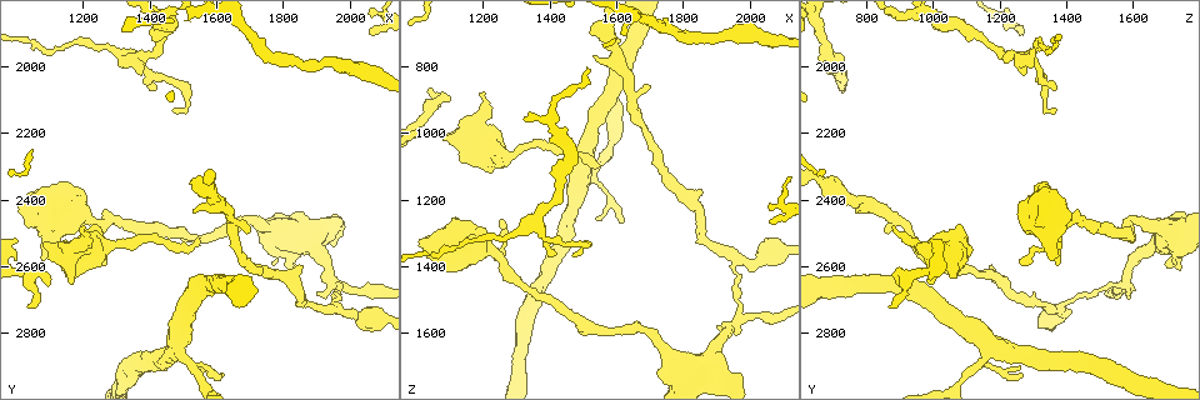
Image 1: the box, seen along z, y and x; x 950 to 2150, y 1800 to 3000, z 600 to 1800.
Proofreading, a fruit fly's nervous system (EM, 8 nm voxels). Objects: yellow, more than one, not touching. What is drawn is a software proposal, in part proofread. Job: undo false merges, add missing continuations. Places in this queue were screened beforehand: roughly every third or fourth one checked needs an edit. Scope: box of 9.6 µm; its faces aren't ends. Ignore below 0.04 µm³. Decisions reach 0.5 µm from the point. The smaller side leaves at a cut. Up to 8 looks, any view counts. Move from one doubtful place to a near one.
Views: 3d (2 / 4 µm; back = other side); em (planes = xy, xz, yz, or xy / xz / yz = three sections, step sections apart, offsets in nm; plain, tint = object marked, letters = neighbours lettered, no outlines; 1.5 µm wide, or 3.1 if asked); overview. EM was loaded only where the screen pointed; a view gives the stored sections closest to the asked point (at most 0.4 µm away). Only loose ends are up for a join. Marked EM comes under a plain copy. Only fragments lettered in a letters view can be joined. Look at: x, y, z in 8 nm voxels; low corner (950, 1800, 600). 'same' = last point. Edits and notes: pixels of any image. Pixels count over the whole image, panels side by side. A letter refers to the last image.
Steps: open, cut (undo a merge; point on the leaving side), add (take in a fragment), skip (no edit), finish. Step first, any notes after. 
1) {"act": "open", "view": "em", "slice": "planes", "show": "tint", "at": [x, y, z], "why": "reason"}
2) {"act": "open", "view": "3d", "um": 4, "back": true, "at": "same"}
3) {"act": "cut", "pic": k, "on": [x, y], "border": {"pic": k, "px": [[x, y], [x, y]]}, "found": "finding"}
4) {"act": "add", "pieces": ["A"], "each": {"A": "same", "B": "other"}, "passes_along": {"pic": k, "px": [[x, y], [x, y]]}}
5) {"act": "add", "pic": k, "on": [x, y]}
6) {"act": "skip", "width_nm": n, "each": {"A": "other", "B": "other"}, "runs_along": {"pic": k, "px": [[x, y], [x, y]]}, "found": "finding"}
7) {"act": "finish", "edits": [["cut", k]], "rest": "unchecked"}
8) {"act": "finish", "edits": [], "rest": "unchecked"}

{"act": "open", "view": "em", "slice": "planes", "show": "letters", "at": [1540, 2520, 1100], "why": "long arm stops here"}

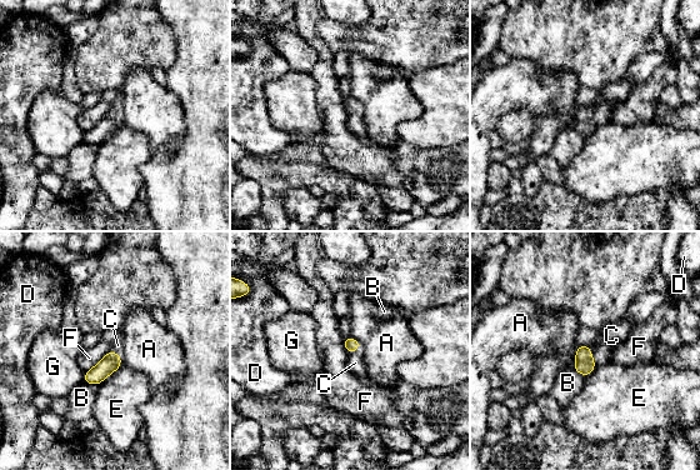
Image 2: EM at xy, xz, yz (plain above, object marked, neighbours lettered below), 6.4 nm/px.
{"act": "add", "pic": 2, "on": [611, 335], "width_nm": 90, "each": {"A": "other", "B": "other", "C": "same", "D": "other", "E": "other", "F": "other", "G": "other"}, "found": "the cell continues"}

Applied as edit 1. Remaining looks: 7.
{"act": "open", "view": "em", "slice": "yz", "step": 4, "show": "letters", "at": [1190, 2480, 880], "why": "branch stops here"}

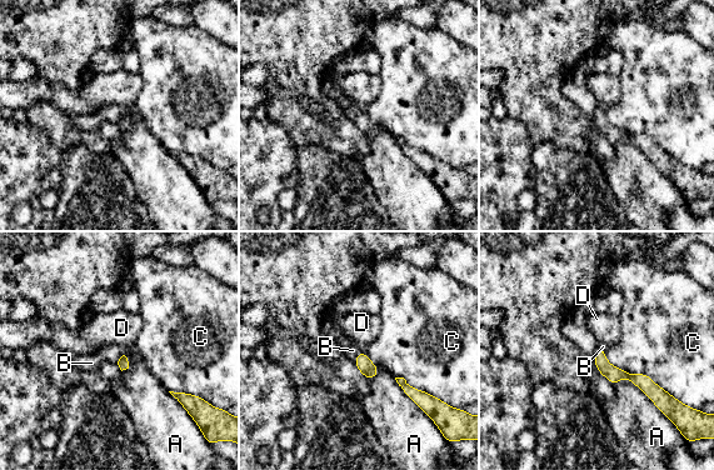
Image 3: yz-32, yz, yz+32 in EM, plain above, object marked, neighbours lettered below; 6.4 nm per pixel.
{"act": "open", "view": "em", "slice": "planes", "show": "letters", "at": "same"}

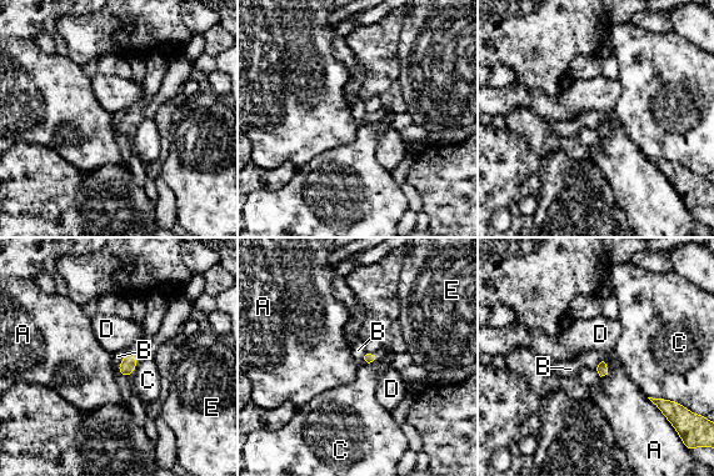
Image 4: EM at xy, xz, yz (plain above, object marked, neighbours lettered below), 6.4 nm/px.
{"act": "skip", "each": {"A": "other", "B": "other", "C": "other", "D": "other", "E": "other"}, "border": {"pic": 4, "px": [[128, 352], [116, 369]]}, "found": "none of them fits"}

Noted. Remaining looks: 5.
{"act": "open", "view": "em", "slice": "yz", "step": 4, "show": "tint", "at": [1420, 2070, 1350]}

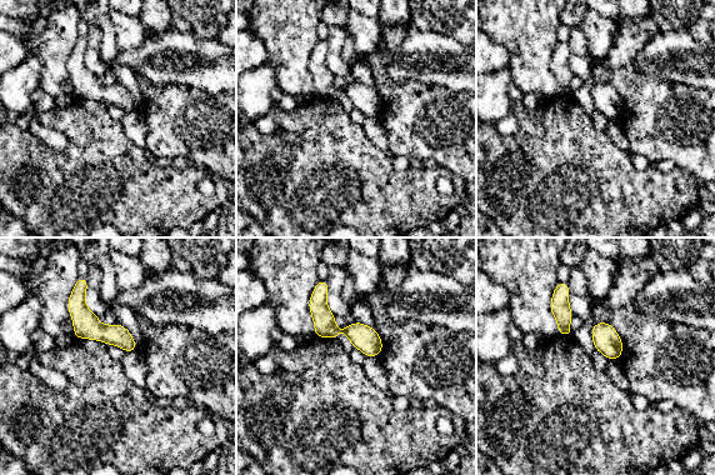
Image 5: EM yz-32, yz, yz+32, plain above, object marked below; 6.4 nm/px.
{"act": "open", "view": "em", "slice": "yz", "step": 4, "show": "letters", "at": "same"}

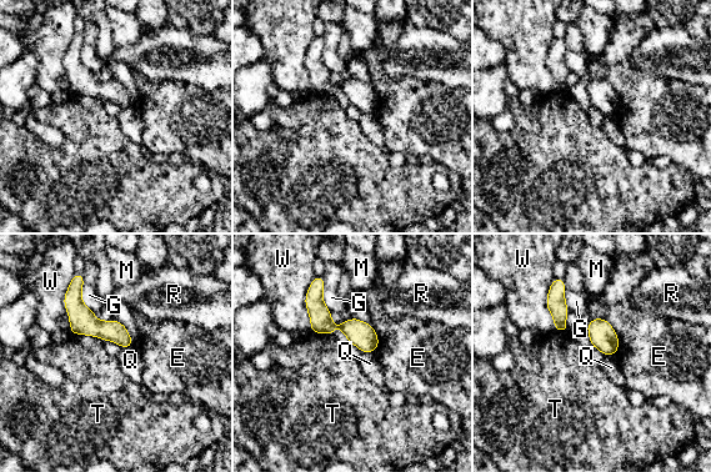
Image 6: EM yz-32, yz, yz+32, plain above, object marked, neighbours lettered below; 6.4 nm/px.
{"act": "skip", "each": {"E": "other", "G": "other", "M": "other", "Q": "other", "R": "other", "T": "other", "W": "other"}, "border": {"pic": 6, "px": [[605, 319], [617, 336], [616, 354]]}, "found": "no lettered fragment goes on from it"}

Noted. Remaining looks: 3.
{"act": "finish", "edits": [["add", 2]], "rest": "unchecked"}

